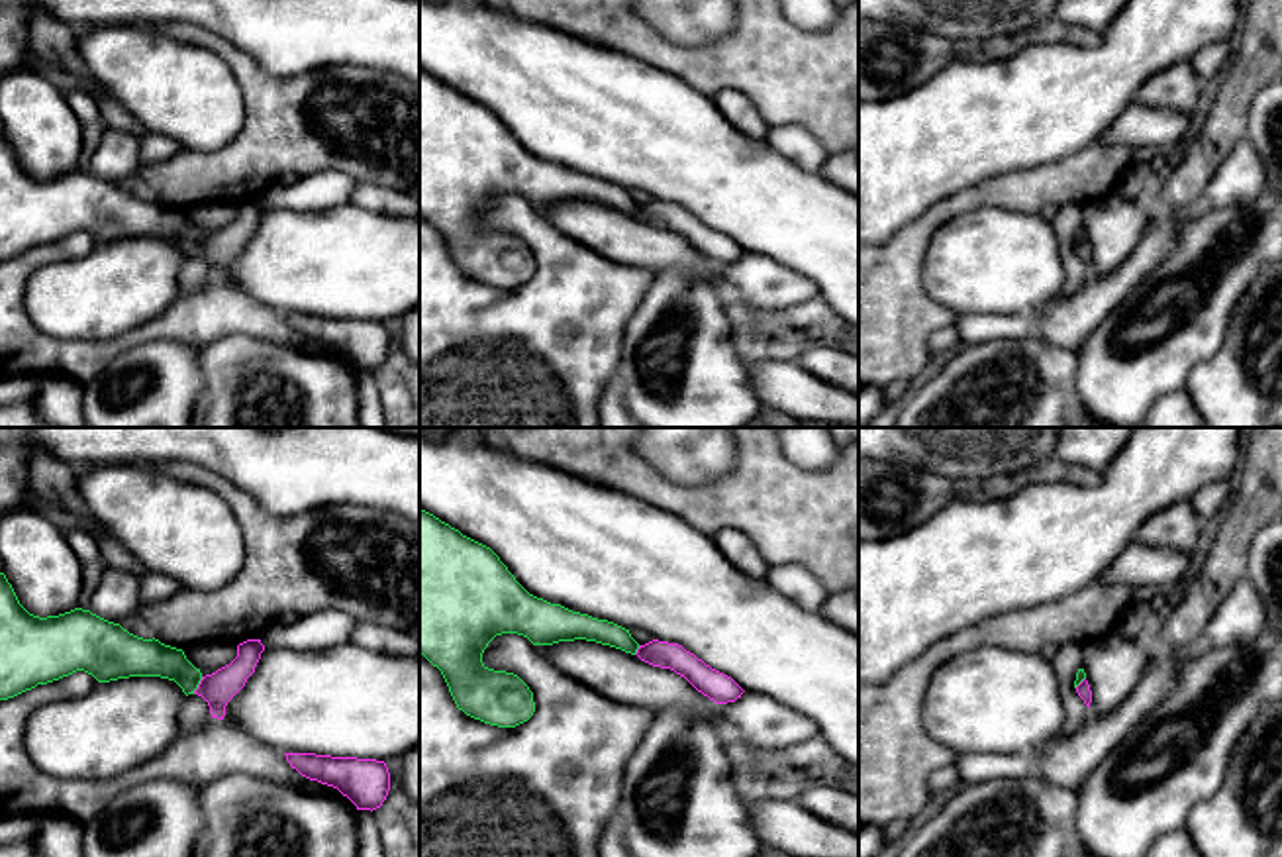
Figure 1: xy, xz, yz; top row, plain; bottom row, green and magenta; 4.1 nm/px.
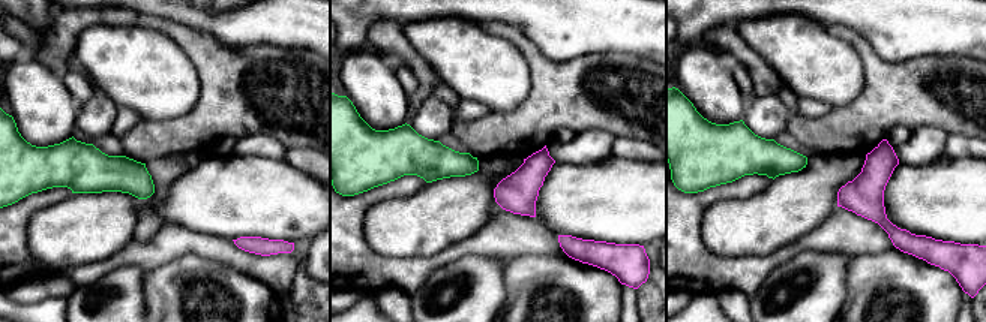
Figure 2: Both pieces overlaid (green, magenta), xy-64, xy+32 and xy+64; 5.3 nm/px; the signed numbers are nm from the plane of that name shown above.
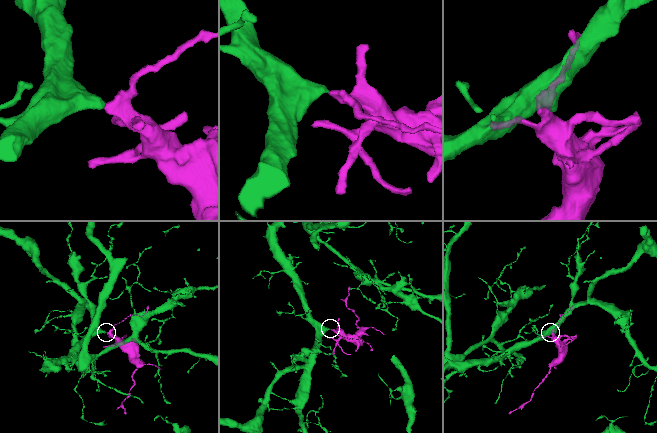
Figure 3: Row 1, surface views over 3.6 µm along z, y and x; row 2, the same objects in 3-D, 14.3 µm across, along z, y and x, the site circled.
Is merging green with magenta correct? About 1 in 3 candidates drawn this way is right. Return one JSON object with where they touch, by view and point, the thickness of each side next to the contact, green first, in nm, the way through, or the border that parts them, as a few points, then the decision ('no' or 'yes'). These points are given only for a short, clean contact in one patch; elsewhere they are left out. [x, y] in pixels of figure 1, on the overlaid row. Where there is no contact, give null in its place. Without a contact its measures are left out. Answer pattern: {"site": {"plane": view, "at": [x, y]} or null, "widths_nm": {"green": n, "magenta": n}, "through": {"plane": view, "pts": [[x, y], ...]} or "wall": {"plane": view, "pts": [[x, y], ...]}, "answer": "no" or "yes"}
{"site": {"plane": "xy", "at": [198, 683]}, "widths_nm": {"green": 160, "magenta": 140}, "through": {"plane": "xy", "pts": [[144, 657], [169, 661], [198, 683], [220, 687]]}, "answer": "yes"}

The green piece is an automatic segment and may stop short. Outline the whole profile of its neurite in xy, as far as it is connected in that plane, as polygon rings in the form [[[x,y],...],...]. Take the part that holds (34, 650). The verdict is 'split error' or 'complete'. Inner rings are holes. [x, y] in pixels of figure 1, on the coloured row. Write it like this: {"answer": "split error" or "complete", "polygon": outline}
{"answer": "split error", "polygon": [[[0,573],[0,700],[76,671],[98,682],[161,677],[174,681],[186,696],[202,696],[212,718],[223,720],[227,702],[255,673],[263,651],[261,639],[247,639],[229,665],[204,677],[182,649],[137,637],[90,610],[47,618],[29,614]]]}

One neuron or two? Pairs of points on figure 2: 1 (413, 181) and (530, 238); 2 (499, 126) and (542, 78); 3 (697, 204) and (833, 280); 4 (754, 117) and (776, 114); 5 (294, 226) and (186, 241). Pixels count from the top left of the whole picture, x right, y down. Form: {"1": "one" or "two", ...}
{"1": "one", "2": "one", "3": "two", "4": "one", "5": "two"}

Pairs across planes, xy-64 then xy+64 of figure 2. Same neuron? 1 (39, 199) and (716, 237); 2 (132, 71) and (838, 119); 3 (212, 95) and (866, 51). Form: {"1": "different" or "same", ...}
{"1": "different", "2": "different", "3": "same"}

